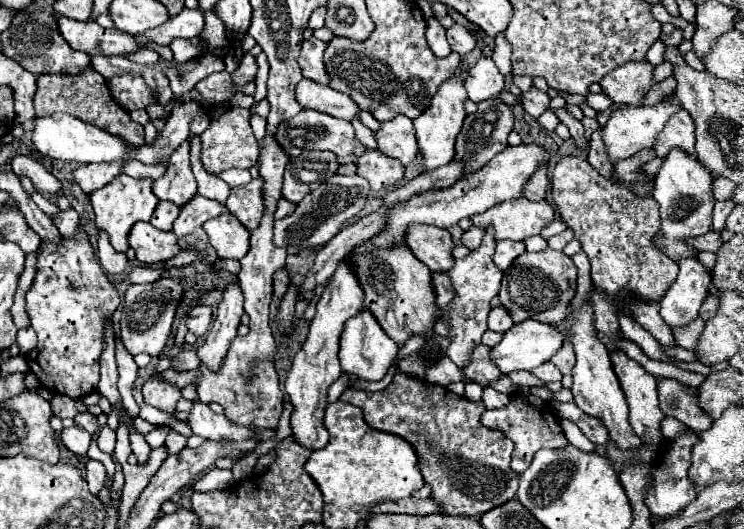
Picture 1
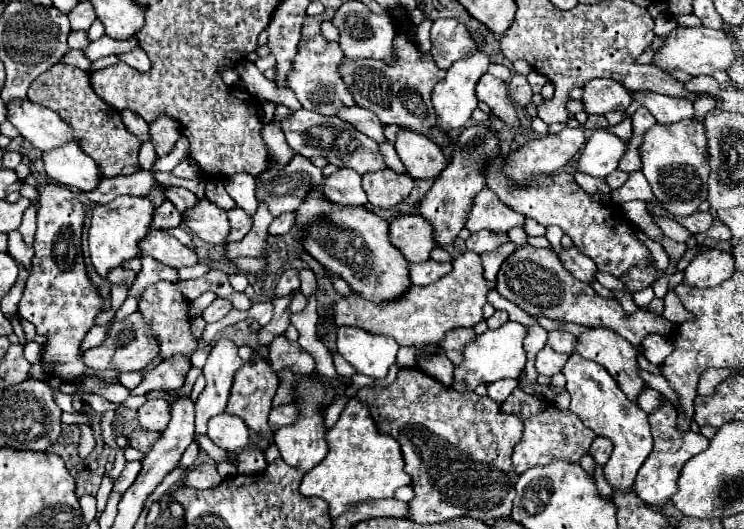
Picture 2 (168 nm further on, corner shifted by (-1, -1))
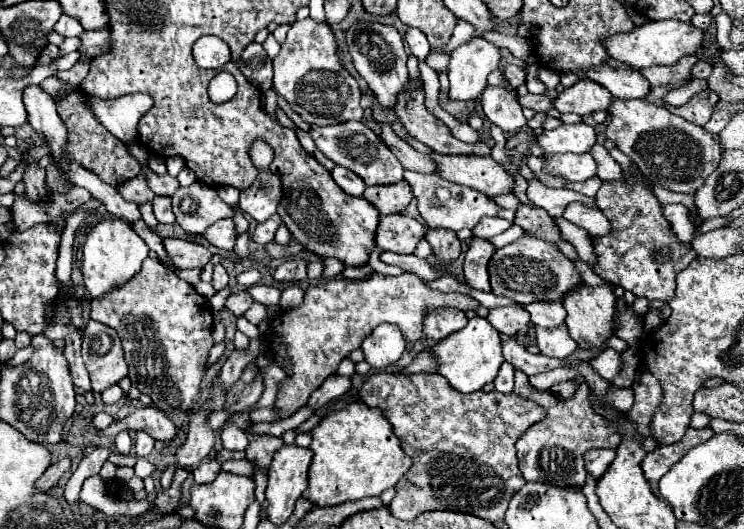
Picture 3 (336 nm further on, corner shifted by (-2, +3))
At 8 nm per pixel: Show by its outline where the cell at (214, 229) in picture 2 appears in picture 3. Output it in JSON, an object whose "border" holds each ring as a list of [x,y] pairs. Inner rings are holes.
{"border":[[[195,181],[189,187],[179,187],[173,199],[173,213],[185,233],[203,233],[219,219],[233,217],[235,211],[223,203],[215,187]]]}

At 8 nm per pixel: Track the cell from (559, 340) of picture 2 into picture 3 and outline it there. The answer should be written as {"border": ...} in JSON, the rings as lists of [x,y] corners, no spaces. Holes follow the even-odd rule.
{"border":[[[537,301],[525,307],[537,327],[559,327],[565,323],[565,307],[559,301]]]}

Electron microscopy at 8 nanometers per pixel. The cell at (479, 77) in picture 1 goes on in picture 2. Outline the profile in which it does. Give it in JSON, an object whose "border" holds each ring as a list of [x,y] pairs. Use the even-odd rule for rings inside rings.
{"border":[[[484,73],[484,77],[480,77],[480,81],[476,83],[476,97],[478,97],[478,101],[488,103],[492,107],[492,113],[498,115],[500,119],[504,119],[506,123],[510,123],[512,127],[518,125],[516,109],[514,109],[512,101],[508,99],[504,81],[492,77],[490,73]]]}

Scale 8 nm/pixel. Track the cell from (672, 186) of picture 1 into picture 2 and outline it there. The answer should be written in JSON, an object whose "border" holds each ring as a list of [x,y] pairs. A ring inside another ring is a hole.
{"border":[[[696,119],[680,121],[670,127],[654,125],[642,143],[642,173],[646,175],[652,193],[660,199],[668,213],[688,217],[698,211],[698,205],[708,197],[708,151],[702,125]]]}

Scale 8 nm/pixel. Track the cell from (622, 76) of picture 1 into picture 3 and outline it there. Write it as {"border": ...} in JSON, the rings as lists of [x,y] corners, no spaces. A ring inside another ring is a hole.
{"border":[[[579,79],[575,85],[567,87],[553,99],[553,109],[559,113],[577,113],[581,117],[595,111],[607,109],[611,103],[611,93],[589,79]]]}

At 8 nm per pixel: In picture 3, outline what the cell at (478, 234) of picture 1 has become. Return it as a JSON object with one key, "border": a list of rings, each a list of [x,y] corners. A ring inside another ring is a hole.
{"border":[[[483,217],[483,219],[479,221],[479,225],[473,229],[473,235],[483,237],[483,239],[489,239],[489,237],[493,237],[493,235],[499,235],[499,233],[507,231],[511,225],[513,225],[513,223],[509,223],[509,221],[501,219],[501,217]]]}

